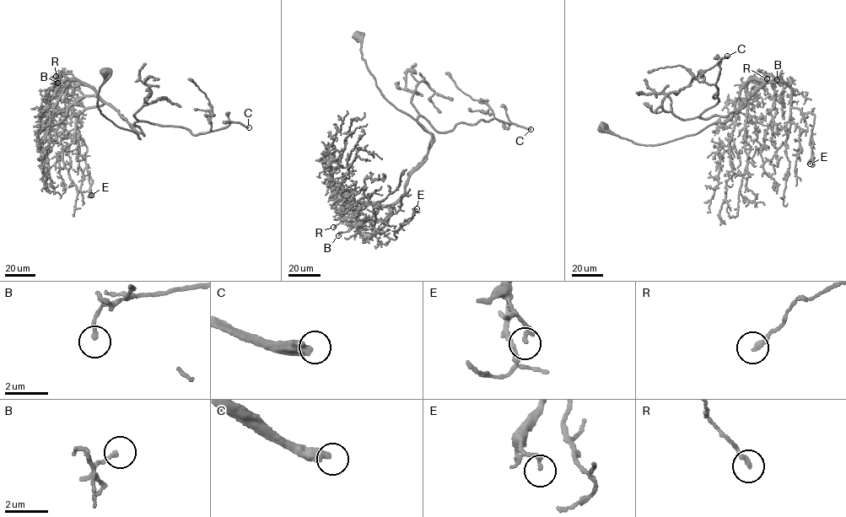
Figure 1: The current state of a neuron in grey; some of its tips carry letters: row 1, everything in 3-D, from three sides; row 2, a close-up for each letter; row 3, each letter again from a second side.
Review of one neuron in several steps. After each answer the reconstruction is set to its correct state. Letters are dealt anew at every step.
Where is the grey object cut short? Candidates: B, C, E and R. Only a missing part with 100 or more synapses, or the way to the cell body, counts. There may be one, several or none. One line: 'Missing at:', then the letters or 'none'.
Missing at: C

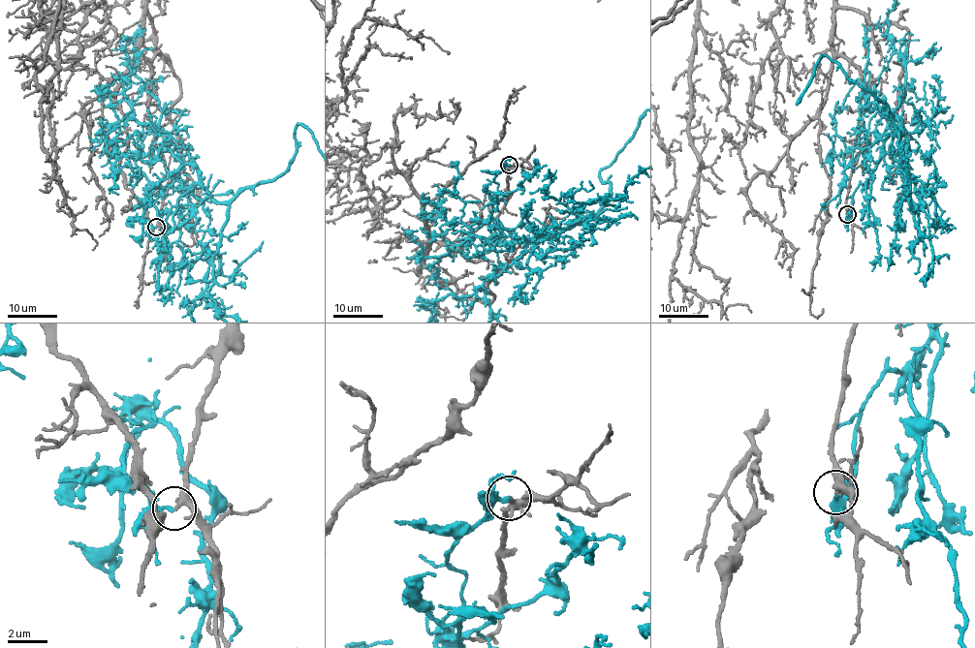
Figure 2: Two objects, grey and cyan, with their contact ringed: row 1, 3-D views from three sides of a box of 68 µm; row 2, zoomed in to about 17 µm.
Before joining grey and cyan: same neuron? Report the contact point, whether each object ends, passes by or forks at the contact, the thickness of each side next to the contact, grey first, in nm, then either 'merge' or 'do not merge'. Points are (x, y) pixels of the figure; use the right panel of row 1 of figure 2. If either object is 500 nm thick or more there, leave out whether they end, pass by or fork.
at (847, 214); grey forks there; cyan ends there; 200 nm thick on the grey side, 280 nm on the other; do not merge

